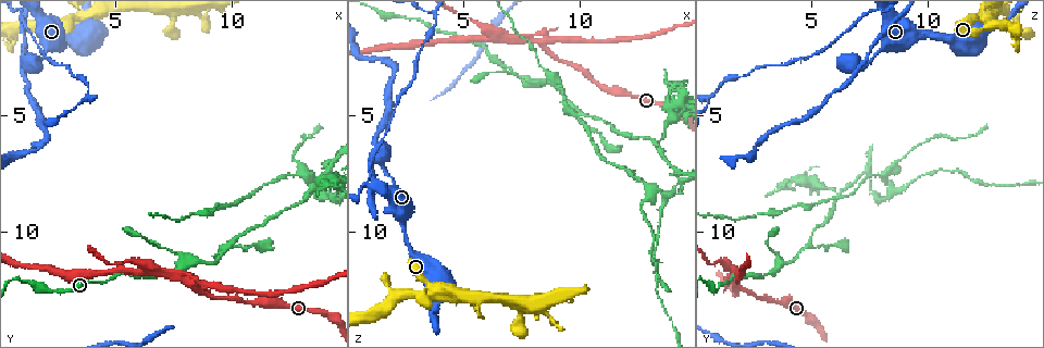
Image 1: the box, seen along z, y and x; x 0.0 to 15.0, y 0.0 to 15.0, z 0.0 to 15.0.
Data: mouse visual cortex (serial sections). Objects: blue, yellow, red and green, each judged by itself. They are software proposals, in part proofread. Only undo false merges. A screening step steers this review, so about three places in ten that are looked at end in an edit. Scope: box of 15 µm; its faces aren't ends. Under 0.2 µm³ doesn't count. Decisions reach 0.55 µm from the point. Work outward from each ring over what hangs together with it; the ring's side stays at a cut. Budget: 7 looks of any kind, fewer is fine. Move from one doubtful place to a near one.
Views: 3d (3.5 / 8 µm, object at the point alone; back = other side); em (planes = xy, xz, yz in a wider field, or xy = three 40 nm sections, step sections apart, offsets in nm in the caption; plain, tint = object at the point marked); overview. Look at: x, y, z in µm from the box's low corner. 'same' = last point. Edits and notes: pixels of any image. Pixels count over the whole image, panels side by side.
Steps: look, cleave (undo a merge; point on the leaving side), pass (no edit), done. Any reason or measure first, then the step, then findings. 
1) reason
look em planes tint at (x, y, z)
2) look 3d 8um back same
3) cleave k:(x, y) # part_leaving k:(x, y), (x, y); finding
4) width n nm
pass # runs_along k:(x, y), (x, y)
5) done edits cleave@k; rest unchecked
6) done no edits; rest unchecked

thick turns thin
look 3d 3.5um back at (8.8, 11.4, 3.7)

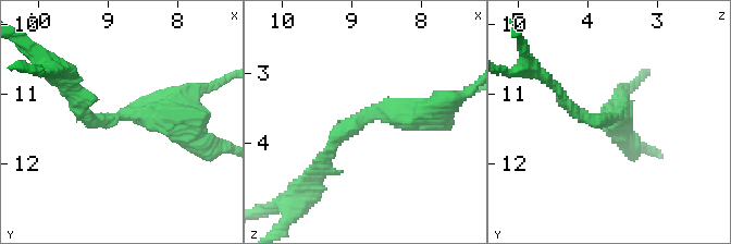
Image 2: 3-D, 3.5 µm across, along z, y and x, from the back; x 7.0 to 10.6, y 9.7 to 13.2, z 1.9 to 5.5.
arm_widths 150, 400 nm
pass # all the same cell

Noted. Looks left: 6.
branch point
look 3d 3.5um at (13.3, 8.4, 6.2)

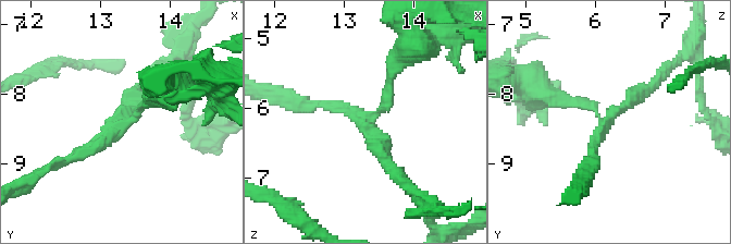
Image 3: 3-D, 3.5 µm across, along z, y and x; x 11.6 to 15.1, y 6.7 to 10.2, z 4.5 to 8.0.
arms 3; arm_widths 150, 200, 200 nm; need the tissue
look em xy step 2 tint at (13.25, 8.40, 6.20)

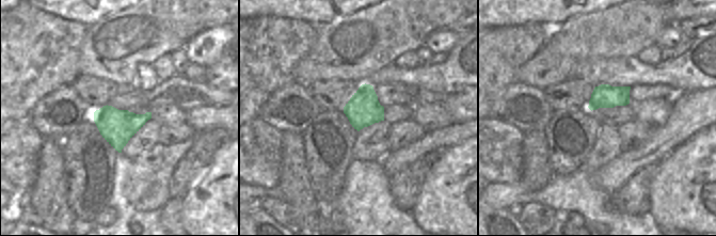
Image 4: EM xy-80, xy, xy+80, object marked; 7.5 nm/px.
cleave 3:(569, 102) # part_leaving 3:(599, 117), (582, 104), (557, 104), (518, 80); two cells meet here

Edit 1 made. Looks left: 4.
done edits cleave@3; rest unchecked

